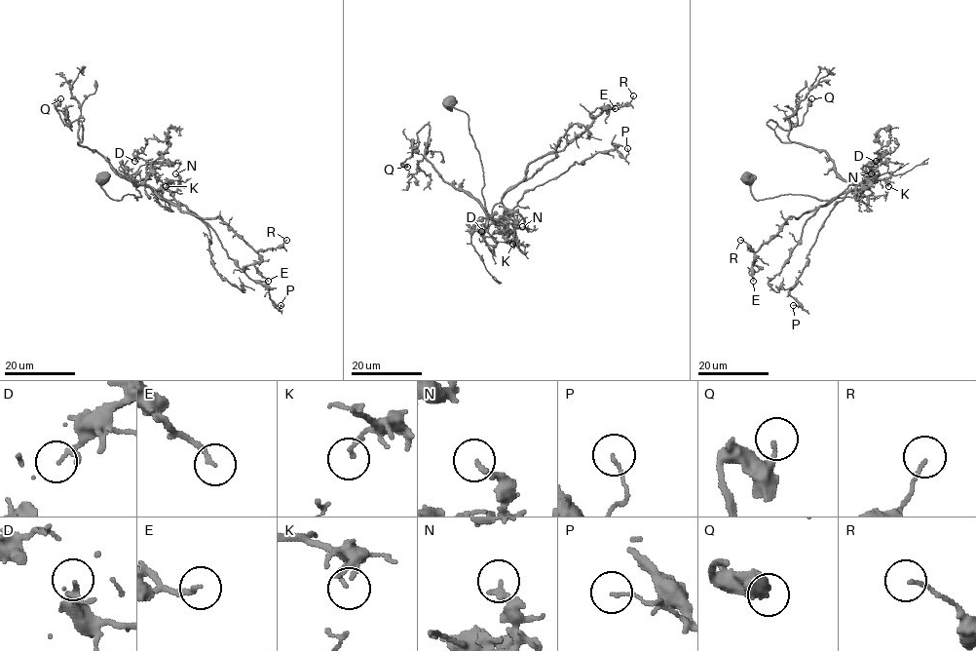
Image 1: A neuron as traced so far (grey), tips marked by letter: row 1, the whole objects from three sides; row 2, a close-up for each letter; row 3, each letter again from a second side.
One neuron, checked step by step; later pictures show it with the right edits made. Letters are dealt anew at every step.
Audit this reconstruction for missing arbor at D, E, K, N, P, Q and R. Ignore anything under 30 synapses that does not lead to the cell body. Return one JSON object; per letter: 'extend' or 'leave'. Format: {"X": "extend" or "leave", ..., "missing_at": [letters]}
{"D": "leave", "E": "leave", "K": "leave", "N": "leave", "P": "leave", "Q": "leave", "R": "leave", "missing_at": []}

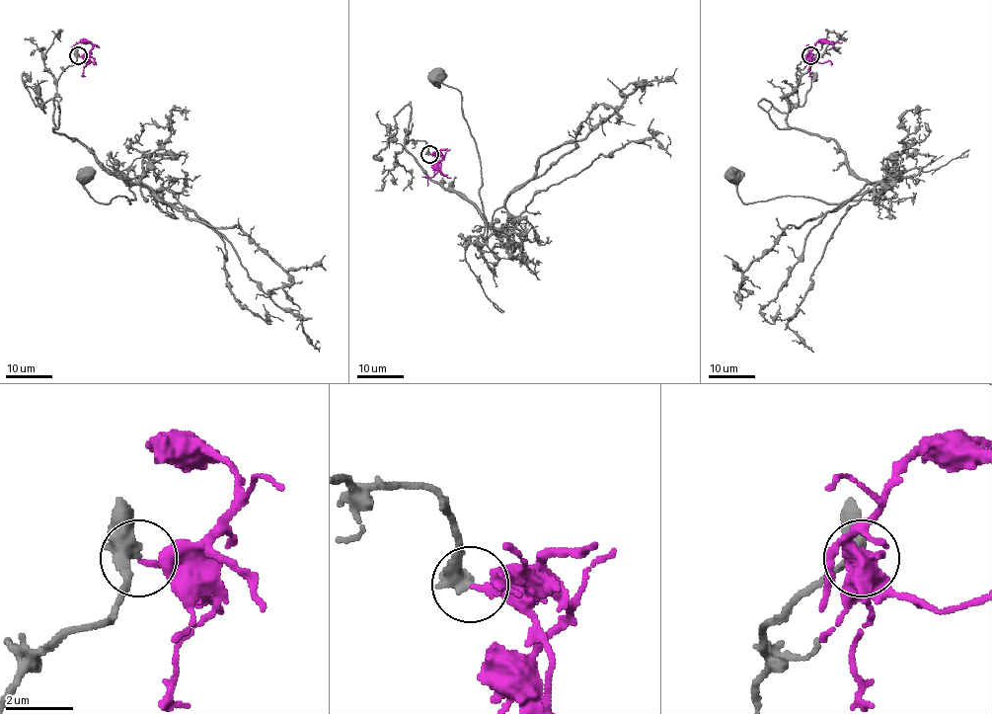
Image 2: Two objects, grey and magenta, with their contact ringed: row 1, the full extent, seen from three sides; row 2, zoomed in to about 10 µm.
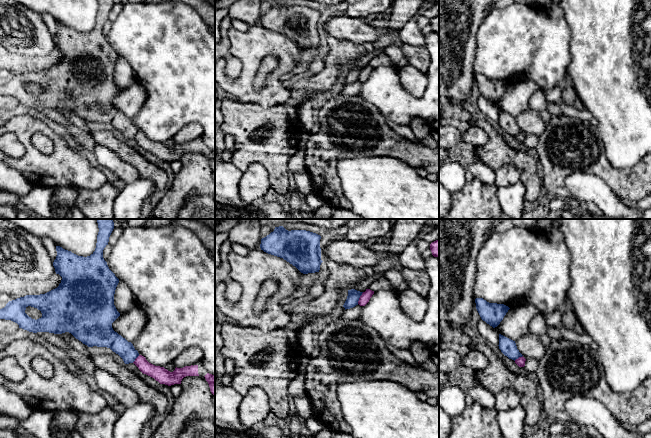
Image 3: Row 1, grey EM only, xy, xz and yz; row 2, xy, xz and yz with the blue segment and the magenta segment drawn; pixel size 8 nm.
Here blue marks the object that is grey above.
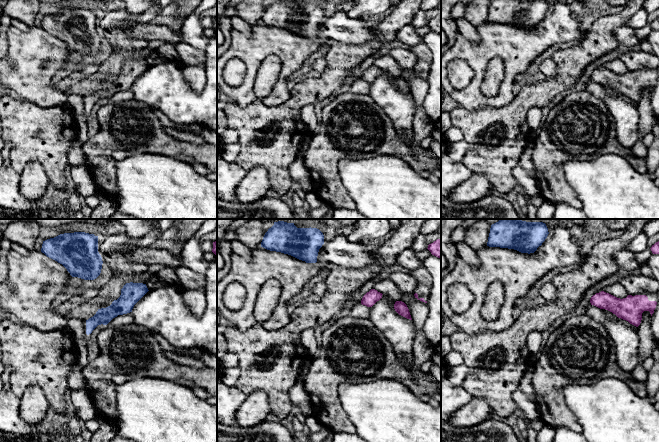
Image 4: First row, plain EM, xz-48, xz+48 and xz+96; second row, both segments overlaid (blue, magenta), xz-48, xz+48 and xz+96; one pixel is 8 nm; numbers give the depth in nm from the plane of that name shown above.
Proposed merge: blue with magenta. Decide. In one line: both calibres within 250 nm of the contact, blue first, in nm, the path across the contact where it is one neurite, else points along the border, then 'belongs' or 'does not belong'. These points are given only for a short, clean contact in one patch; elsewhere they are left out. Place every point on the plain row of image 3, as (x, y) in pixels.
calibres 100 and 80 nm; border xz (363, 68), (357, 79); does not belong

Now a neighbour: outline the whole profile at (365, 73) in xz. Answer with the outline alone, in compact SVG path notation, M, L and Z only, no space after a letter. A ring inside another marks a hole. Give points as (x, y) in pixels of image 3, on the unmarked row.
M366 65L366 67L363 68L362 71L360 72L358 80L360 82L365 82L369 78L373 70L374 70L374 67L370 65Z

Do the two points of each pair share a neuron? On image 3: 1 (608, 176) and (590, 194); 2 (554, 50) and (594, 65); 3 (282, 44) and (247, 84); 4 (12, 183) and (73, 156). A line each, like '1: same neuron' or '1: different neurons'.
1: different neurons
2: different neurons
3: same neuron
4: different neurons

